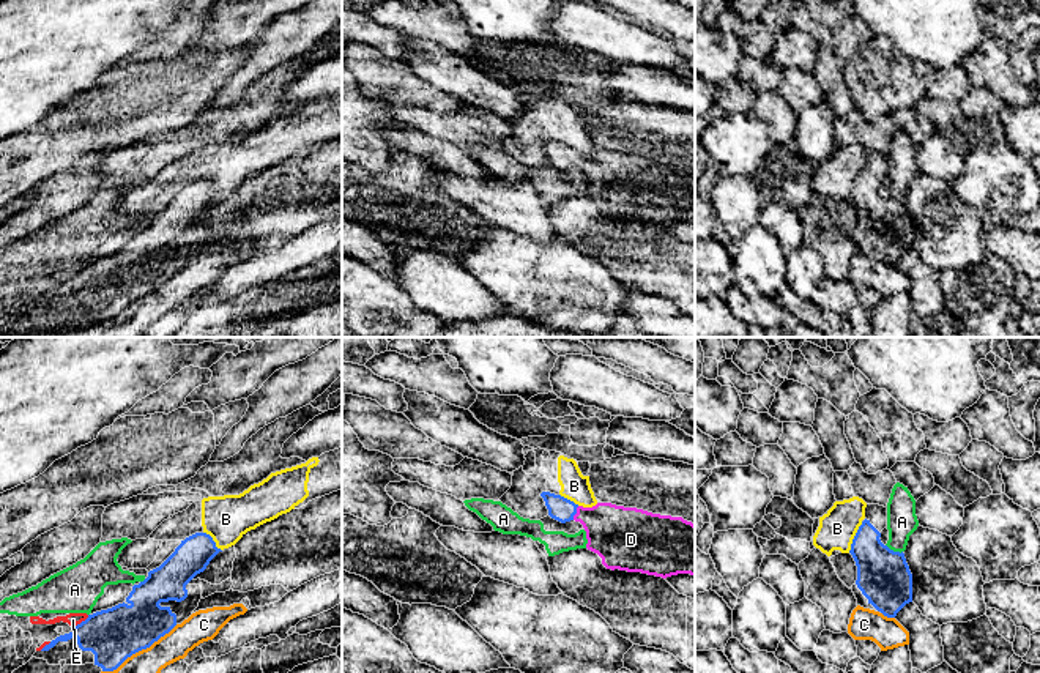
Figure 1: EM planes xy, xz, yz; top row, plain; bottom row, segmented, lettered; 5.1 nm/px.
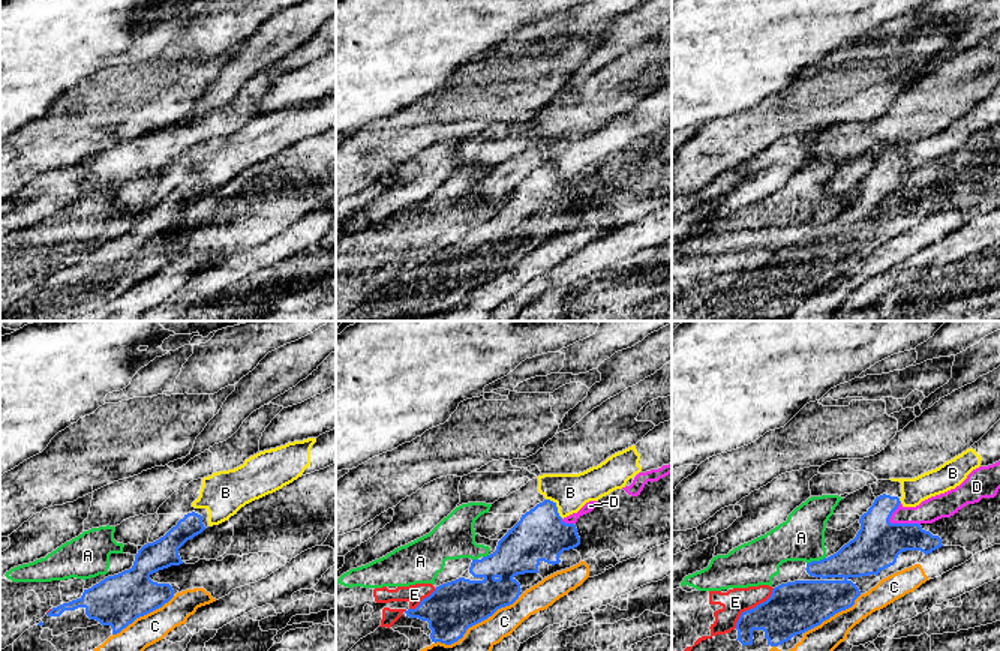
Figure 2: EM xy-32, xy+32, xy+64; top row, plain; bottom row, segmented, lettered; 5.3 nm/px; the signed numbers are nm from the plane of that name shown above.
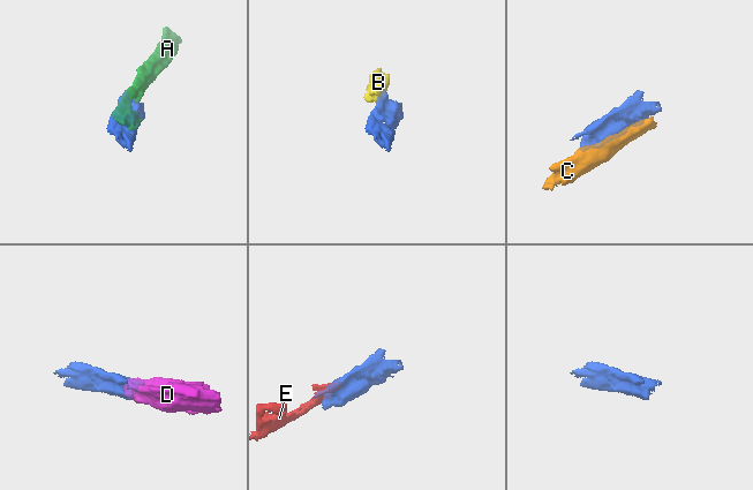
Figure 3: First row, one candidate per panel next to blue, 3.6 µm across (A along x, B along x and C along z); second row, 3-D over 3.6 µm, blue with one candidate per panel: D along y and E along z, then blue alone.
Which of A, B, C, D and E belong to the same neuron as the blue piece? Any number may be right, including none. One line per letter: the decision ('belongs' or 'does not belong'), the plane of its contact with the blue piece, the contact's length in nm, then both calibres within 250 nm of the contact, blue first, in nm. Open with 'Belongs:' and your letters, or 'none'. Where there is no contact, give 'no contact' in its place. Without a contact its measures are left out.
Belongs: D
A: does not belong | yz | 100 nm | 280/160 nm
B: does not belong | yz | 180 nm | 280/190 nm
C: does not belong | xy | 460 nm | 280/150 nm
D: belongs | xz | 80 nm | 120/300 nm
E: does not belong | xy | 110 nm | 280/70 nm

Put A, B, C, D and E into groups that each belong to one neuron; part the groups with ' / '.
A E / B / C / D

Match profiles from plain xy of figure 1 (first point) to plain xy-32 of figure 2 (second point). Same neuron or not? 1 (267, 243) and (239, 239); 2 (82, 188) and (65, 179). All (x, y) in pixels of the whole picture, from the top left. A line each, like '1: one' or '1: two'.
1: one
2: one

